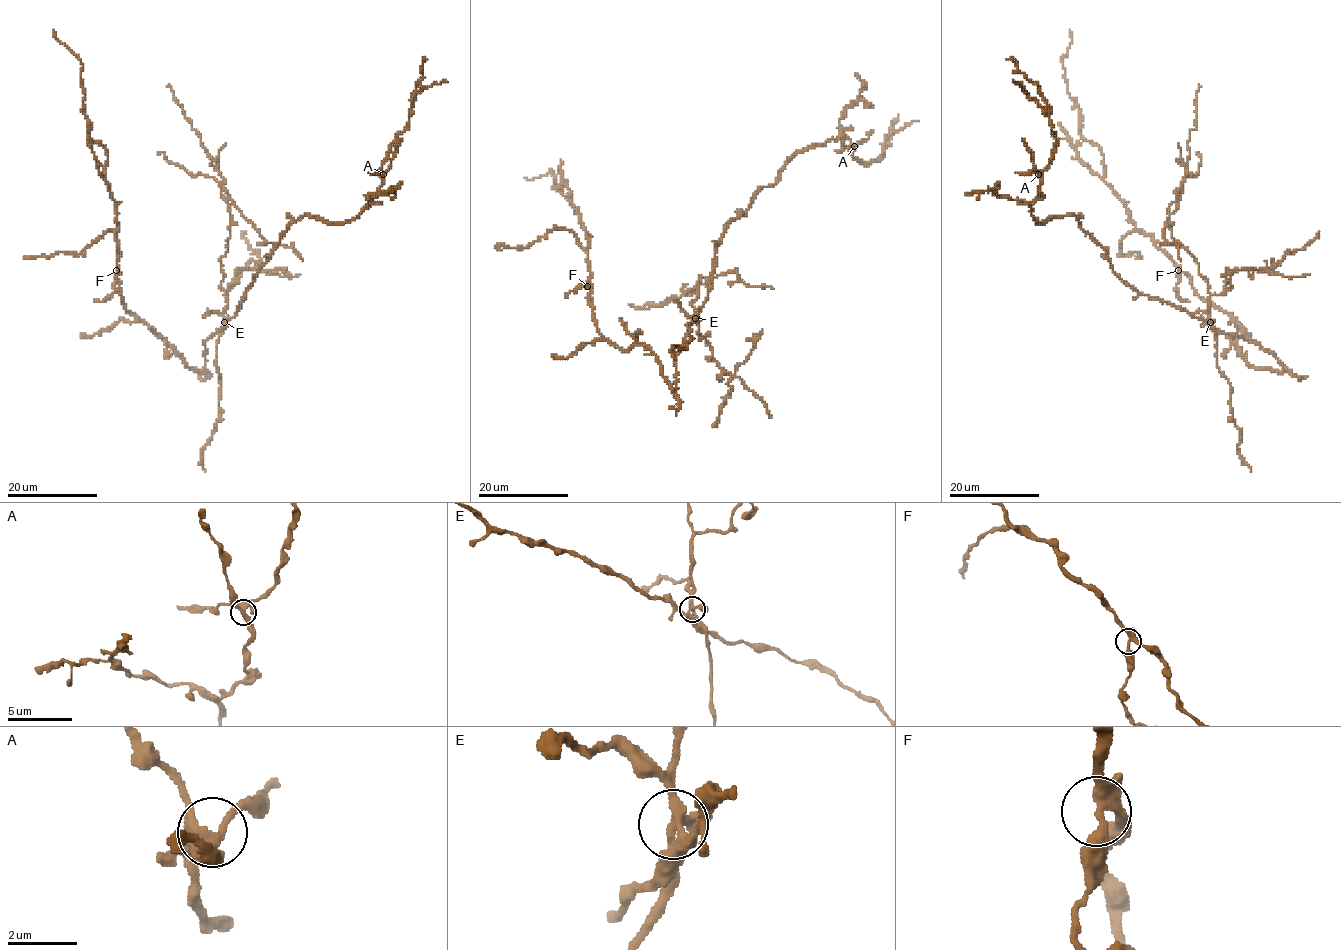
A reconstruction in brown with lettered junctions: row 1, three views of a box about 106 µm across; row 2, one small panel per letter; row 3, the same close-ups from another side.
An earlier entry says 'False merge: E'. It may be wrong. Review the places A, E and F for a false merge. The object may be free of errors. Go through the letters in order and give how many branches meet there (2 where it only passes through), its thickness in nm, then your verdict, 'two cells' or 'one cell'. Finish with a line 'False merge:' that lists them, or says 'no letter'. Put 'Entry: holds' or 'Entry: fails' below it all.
A: 4 | 360 nm | one cell
E: 4 | 360 nm | two cells
F: 4 | 340 nm | one cell
False merge: E
Entry: holds

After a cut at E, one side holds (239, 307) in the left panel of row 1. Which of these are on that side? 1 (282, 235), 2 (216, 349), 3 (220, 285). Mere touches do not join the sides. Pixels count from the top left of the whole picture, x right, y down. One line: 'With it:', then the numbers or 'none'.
With it: 1

